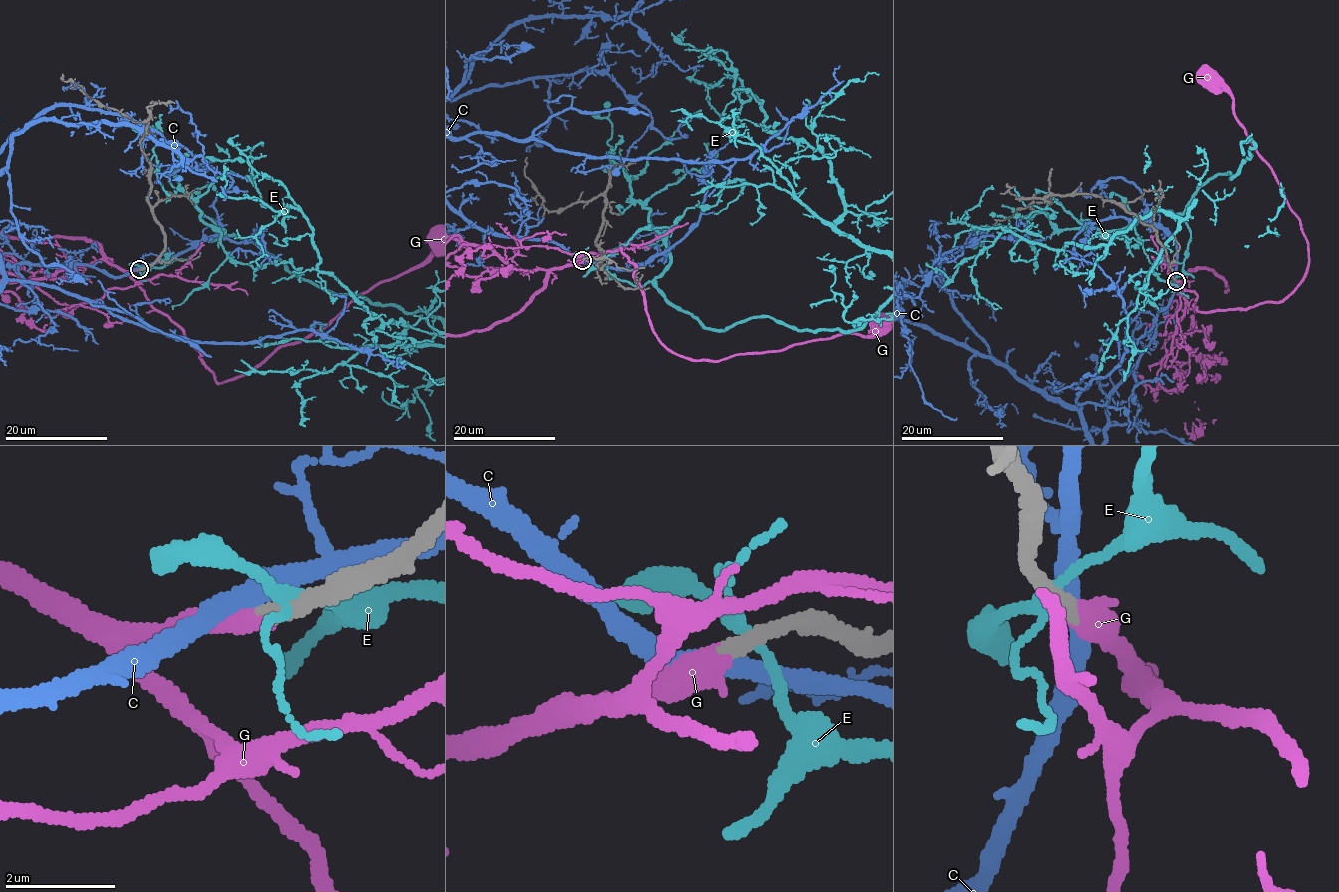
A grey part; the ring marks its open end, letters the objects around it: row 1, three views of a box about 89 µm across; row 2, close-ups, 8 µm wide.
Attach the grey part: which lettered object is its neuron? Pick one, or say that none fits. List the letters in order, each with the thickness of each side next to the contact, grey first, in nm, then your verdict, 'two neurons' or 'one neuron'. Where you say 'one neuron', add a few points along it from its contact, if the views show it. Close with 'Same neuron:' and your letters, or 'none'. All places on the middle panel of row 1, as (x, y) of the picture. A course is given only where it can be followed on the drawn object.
C: calibres 320 and 360 nm; two neurons
E: calibres 400 and 160 nm; two neurons
G: calibres 320 and 480 nm; one neuron; course (583, 259), (571, 265), (620, 247), (650, 327), (692, 359), (865, 337), (880, 321)
Same neuron: G

